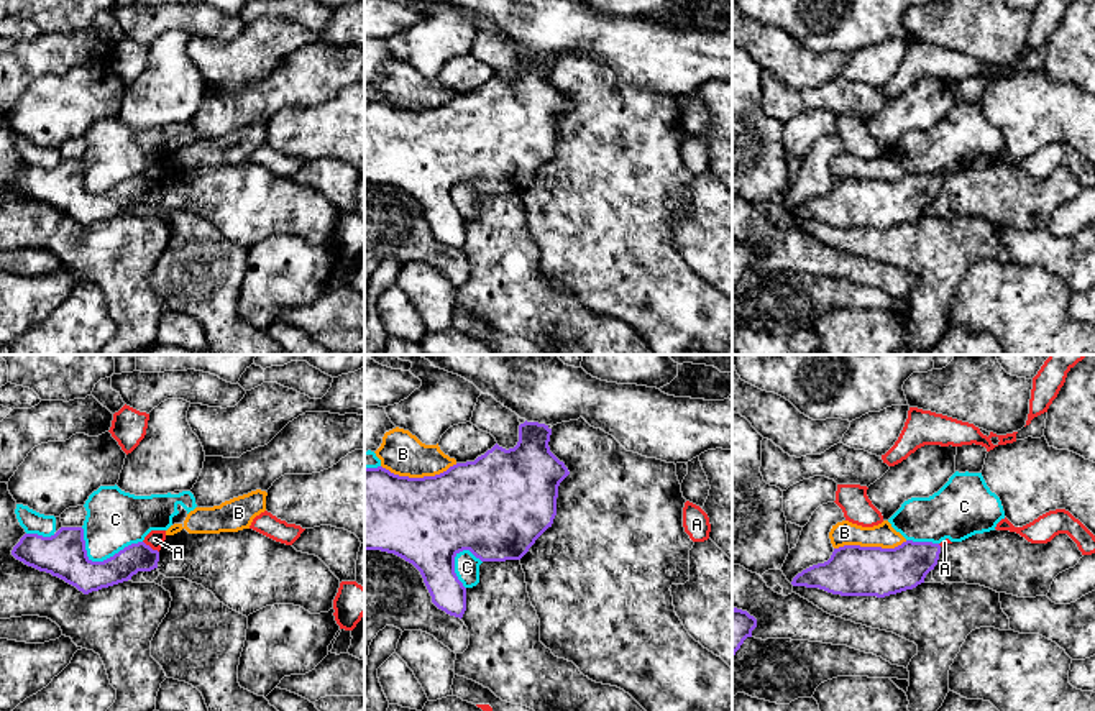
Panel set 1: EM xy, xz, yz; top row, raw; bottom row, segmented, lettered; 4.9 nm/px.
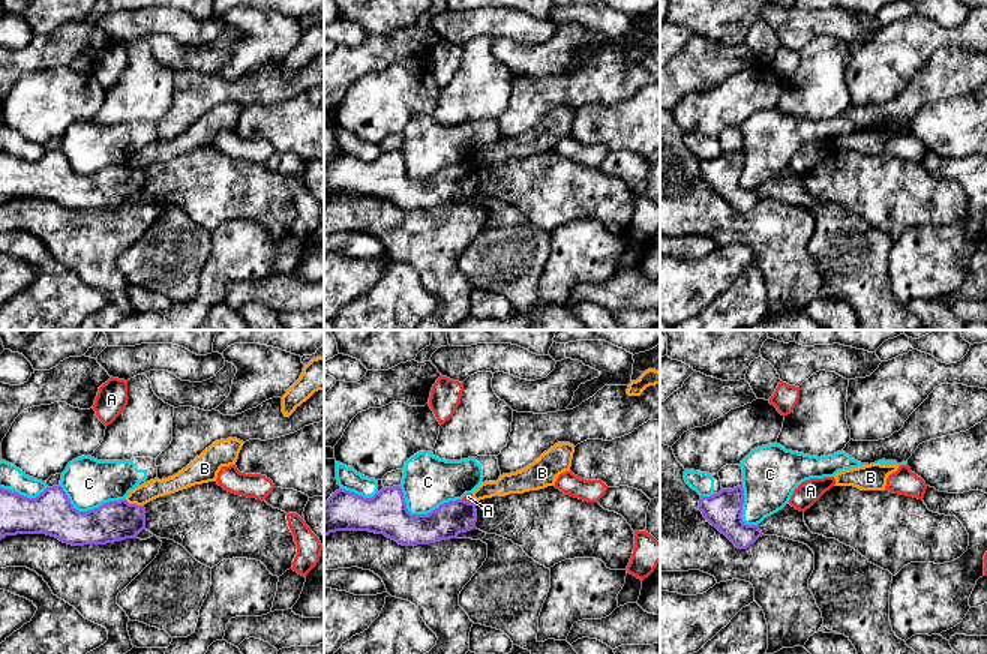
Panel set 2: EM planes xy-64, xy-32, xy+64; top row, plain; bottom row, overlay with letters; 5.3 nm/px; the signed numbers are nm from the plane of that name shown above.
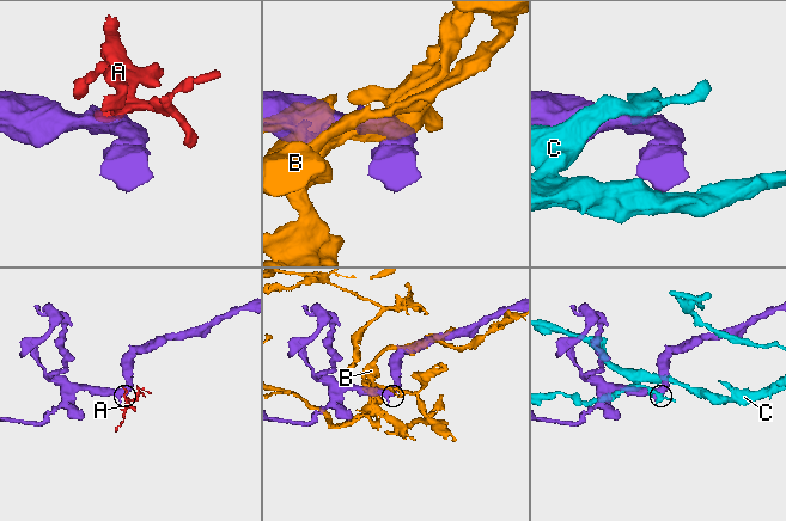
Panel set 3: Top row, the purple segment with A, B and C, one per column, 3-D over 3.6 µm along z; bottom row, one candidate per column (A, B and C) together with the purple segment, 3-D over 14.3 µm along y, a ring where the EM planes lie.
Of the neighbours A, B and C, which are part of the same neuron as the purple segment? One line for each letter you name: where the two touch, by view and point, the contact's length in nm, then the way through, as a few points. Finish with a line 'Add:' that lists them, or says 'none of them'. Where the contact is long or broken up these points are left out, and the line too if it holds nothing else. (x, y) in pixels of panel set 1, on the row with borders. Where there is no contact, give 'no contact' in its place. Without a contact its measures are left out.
Add: none of them

